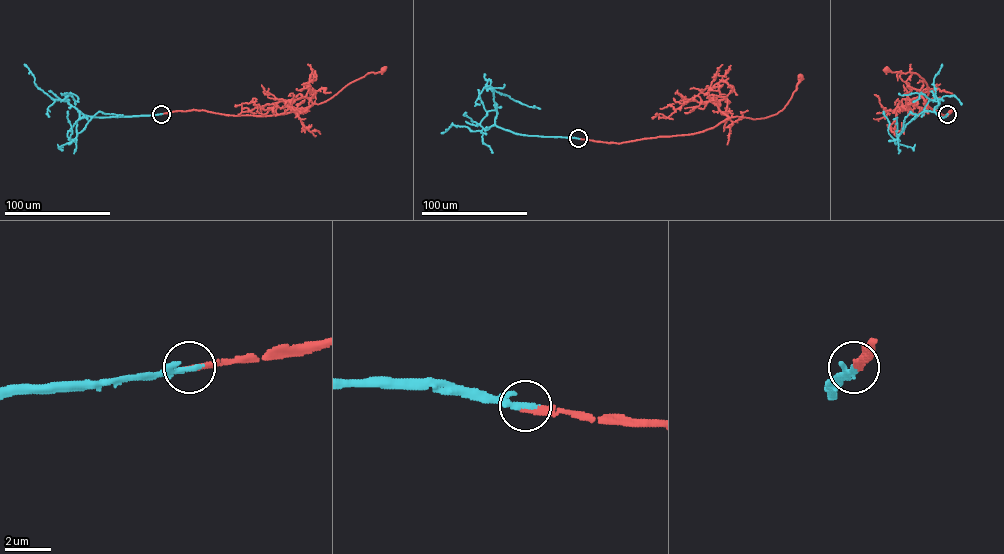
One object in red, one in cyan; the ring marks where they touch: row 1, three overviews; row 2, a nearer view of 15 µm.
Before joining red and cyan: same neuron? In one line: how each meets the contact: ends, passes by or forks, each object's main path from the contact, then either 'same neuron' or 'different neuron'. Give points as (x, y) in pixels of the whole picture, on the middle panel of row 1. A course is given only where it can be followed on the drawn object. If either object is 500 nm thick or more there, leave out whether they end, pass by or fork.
red ends; cyan passes by; course red (578, 138), (621, 143), (703, 132), (731, 117), (766, 118), (784, 107), (801, 78); course cyan (578, 138), (524, 135), (497, 127), (493, 92), (540, 108); same neuron

